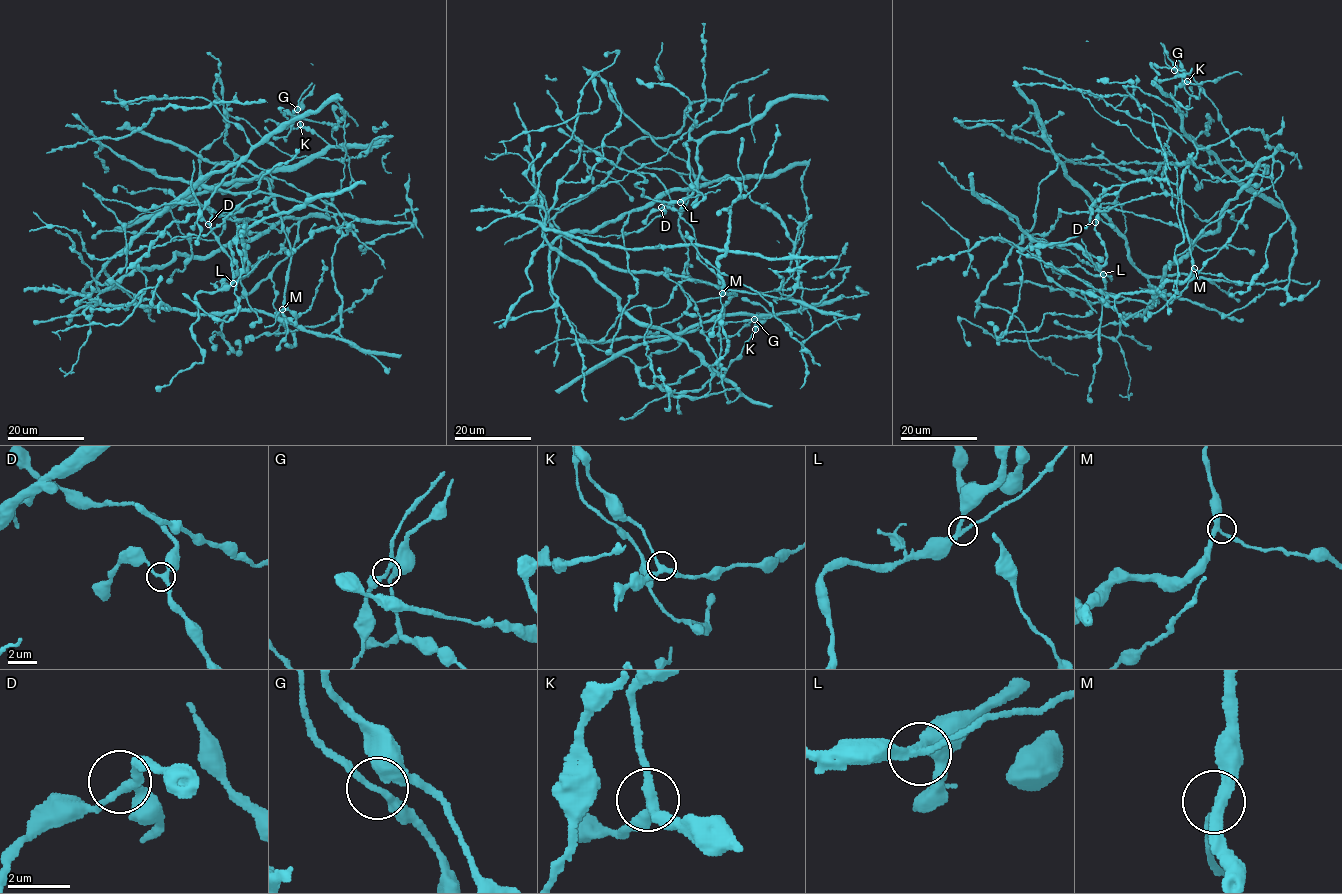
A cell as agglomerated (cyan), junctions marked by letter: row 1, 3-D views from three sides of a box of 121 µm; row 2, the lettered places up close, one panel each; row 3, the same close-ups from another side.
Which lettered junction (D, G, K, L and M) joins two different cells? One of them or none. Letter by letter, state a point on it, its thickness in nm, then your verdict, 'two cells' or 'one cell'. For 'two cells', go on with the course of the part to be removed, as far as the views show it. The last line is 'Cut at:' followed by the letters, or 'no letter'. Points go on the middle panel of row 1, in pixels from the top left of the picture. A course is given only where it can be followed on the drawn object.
D: place (661, 207); calibre 240 nm; one cell
G: place (754, 319); calibre 200 nm; one cell
K: place (755, 329); calibre 280 nm; one cell
L: place (680, 202); calibre 240 nm; two cells; course (680, 202), (720, 189)
M: place (722, 293); calibre 280 nm; one cell
Cut at: L

